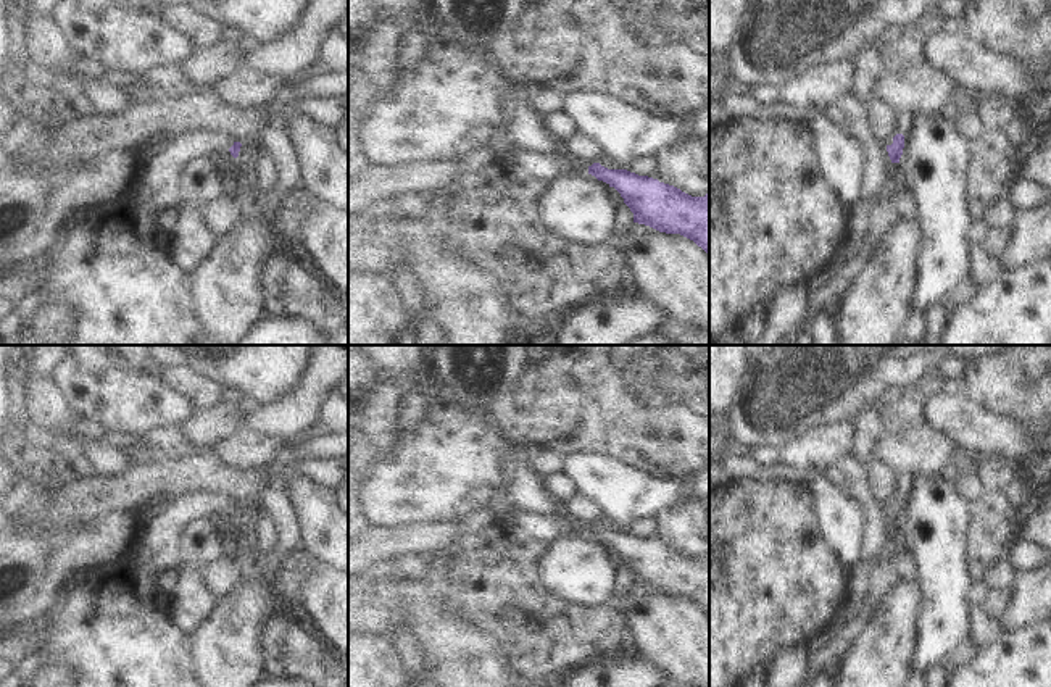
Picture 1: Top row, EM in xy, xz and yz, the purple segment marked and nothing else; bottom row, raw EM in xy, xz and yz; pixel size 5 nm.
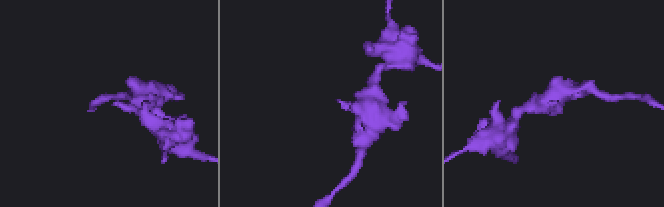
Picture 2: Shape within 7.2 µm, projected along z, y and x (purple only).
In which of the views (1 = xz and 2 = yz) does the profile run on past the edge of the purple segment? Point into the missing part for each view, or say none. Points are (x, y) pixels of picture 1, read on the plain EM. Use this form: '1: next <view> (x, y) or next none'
1: next none
2: next none

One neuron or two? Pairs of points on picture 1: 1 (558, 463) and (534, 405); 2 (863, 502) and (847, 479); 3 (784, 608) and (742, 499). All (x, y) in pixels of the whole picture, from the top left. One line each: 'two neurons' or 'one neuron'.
1: two neurons
2: one neuron
3: one neuron

